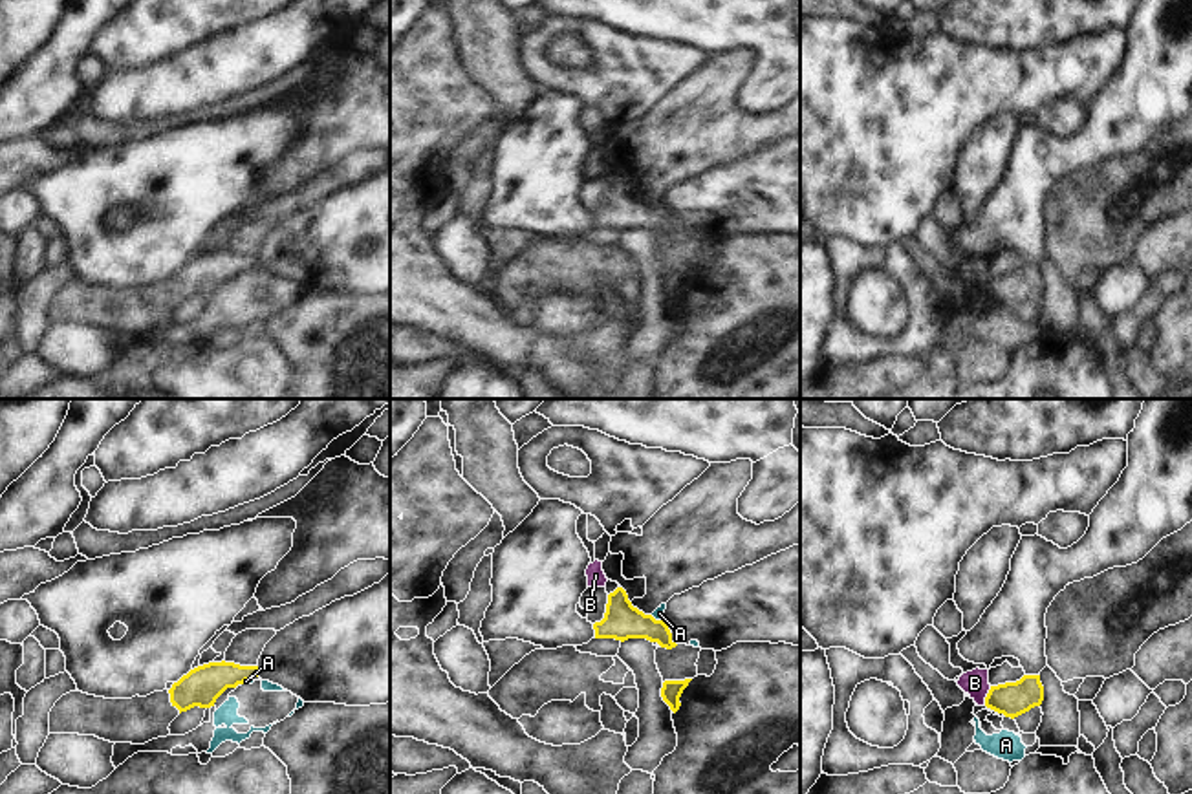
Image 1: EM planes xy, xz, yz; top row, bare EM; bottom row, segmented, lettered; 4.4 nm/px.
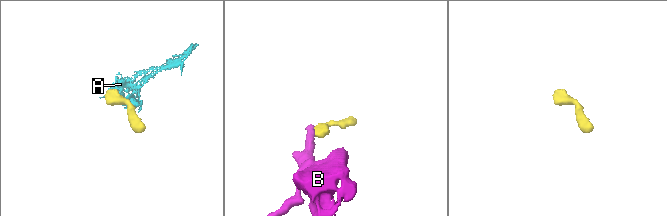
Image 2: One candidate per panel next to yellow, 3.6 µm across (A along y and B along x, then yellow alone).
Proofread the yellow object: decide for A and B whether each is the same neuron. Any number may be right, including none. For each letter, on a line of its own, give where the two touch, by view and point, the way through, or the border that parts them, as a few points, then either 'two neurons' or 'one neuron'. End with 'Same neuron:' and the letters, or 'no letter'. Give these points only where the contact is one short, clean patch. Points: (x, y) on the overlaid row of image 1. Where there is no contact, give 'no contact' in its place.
A: contact xz (658, 621); border xz (650, 615), (663, 621); two neurons
B: contact yz (987, 696); border yz (991, 686), (984, 705); two neurons
Same neuron: no letter

